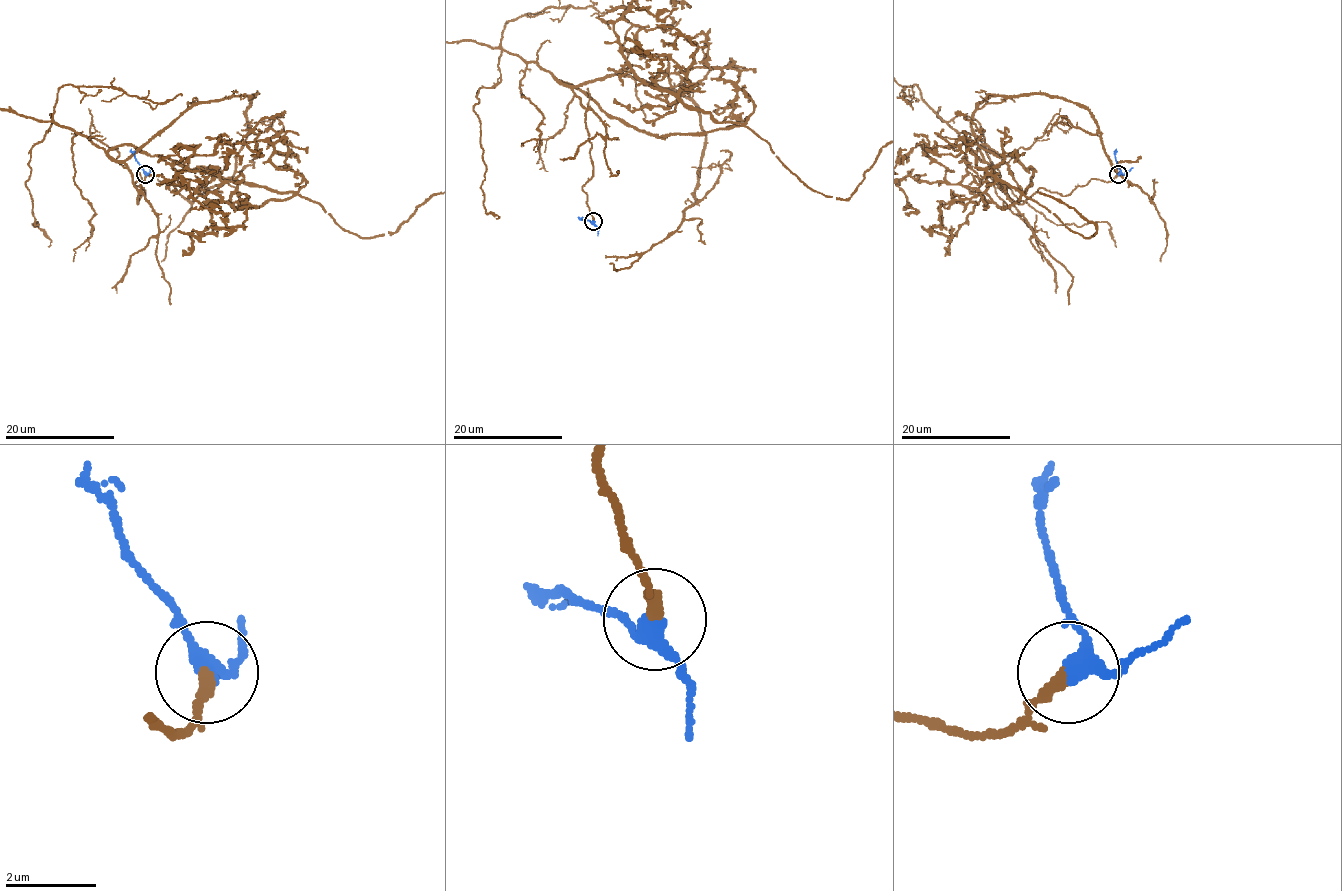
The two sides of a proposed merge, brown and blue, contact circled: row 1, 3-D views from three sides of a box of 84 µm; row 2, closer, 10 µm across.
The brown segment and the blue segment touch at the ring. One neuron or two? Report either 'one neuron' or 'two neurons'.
one neuron

